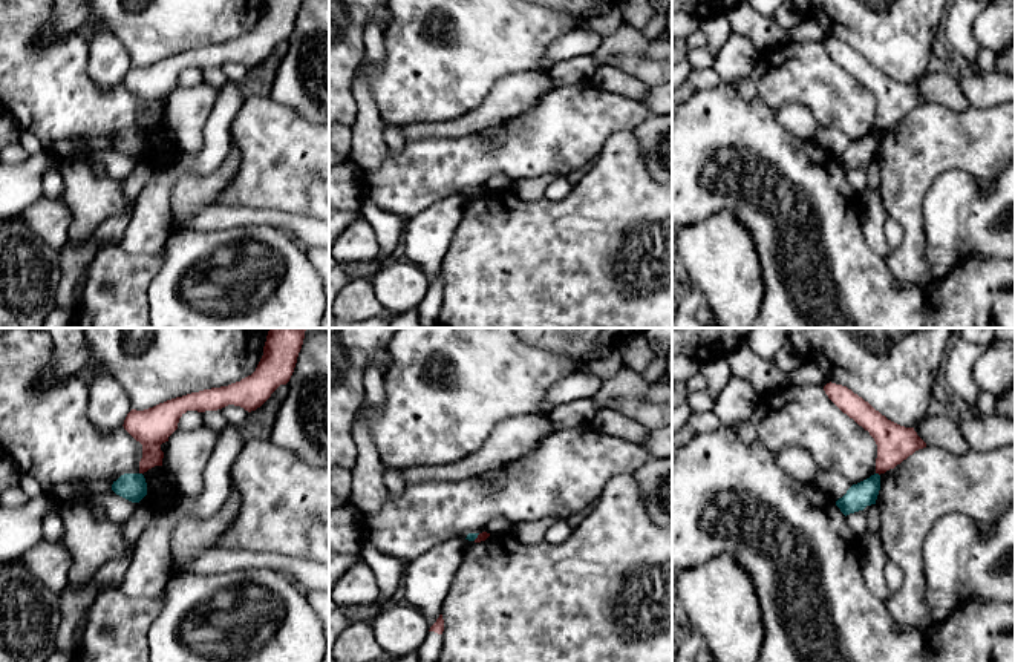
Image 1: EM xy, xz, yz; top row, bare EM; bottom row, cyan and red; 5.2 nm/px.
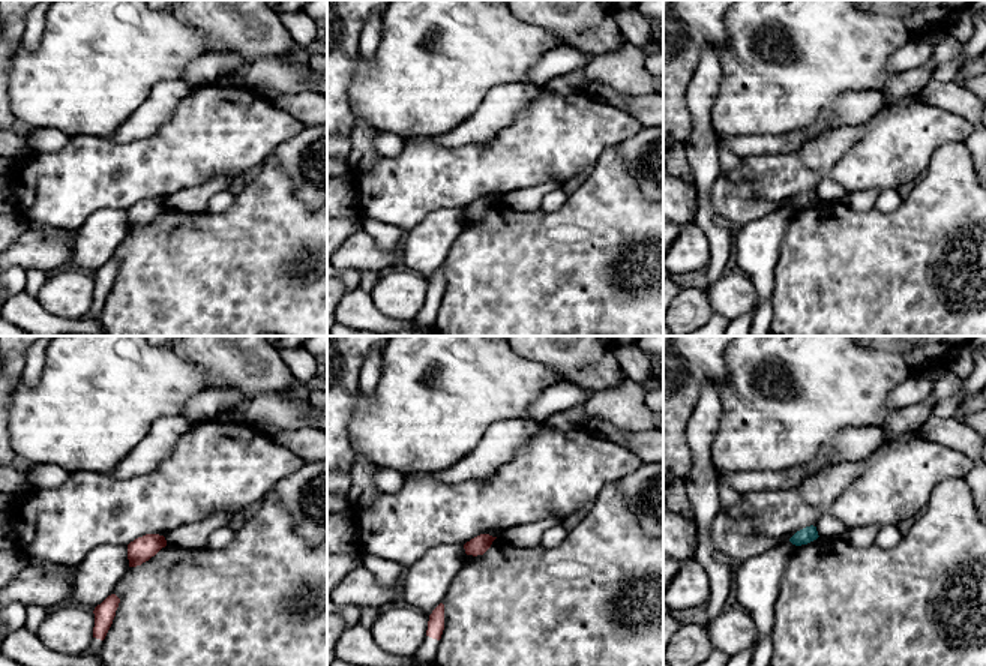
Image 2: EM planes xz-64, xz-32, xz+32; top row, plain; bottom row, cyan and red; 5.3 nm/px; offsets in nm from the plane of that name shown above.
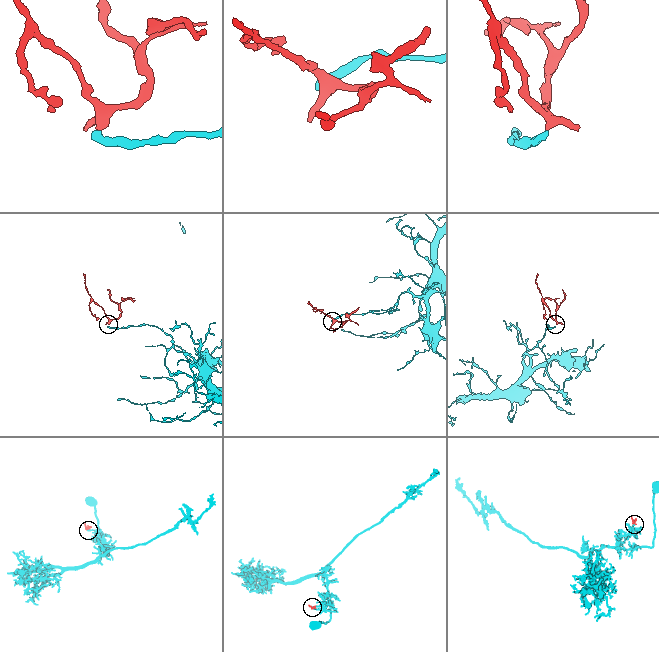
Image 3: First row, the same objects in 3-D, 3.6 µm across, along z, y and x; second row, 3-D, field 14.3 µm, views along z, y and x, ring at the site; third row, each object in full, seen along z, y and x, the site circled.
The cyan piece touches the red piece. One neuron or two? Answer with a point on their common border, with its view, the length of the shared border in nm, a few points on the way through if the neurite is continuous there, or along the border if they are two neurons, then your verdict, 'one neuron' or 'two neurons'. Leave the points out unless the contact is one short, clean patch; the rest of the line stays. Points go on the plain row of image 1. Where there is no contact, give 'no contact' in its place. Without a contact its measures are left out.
contact yz (877, 131); length 30 nm; border yz (876, 129), (879, 132); two neurons

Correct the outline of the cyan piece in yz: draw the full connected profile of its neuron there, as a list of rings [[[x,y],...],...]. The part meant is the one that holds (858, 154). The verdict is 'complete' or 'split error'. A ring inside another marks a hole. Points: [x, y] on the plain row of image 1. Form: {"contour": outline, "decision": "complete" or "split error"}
{"contour": [[[874,130],[870,135],[853,141],[847,150],[836,158],[836,162],[847,173],[863,167],[867,162],[876,161],[880,147],[880,132]]], "decision": "complete"}

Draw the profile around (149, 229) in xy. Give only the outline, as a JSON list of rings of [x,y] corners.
[[[228,81],[219,89],[216,104],[204,127],[204,146],[199,153],[181,156],[161,167],[139,193],[129,227],[119,241],[129,254],[156,253],[165,248],[170,236],[171,192],[185,173],[210,175],[217,170],[230,152],[230,124],[243,104],[237,83]]]

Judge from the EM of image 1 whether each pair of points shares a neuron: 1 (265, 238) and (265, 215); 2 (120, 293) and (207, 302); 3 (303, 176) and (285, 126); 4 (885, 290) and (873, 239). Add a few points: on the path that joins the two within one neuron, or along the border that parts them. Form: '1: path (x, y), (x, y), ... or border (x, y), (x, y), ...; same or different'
1: border (279, 227), (233, 226), (230, 229); different
2: border (163, 264), (147, 290), (149, 311); different
3: path (293, 164), (285, 157), (285, 138); same
4: border (859, 219), (864, 239), (884, 259); different

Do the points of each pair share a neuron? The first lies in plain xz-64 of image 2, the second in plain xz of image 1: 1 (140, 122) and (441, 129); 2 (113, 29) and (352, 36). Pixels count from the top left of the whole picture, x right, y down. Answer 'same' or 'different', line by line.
1: same
2: different

